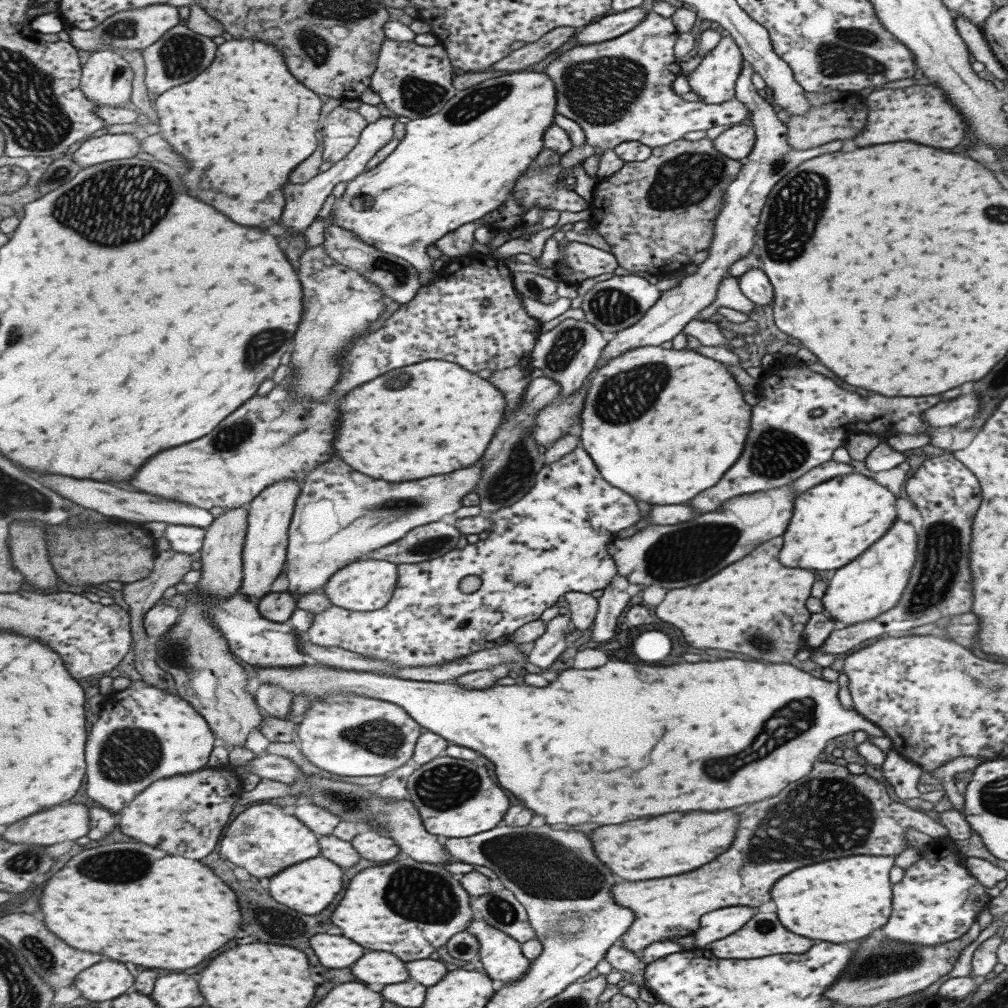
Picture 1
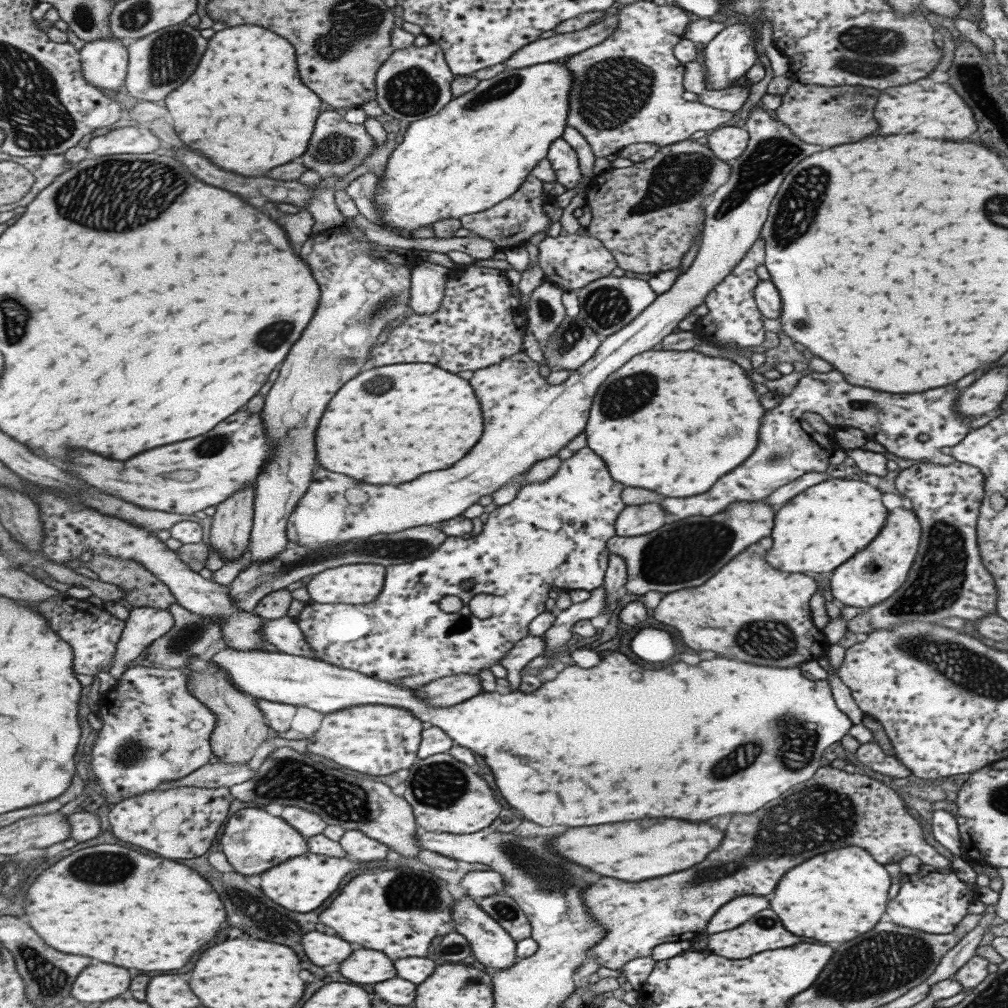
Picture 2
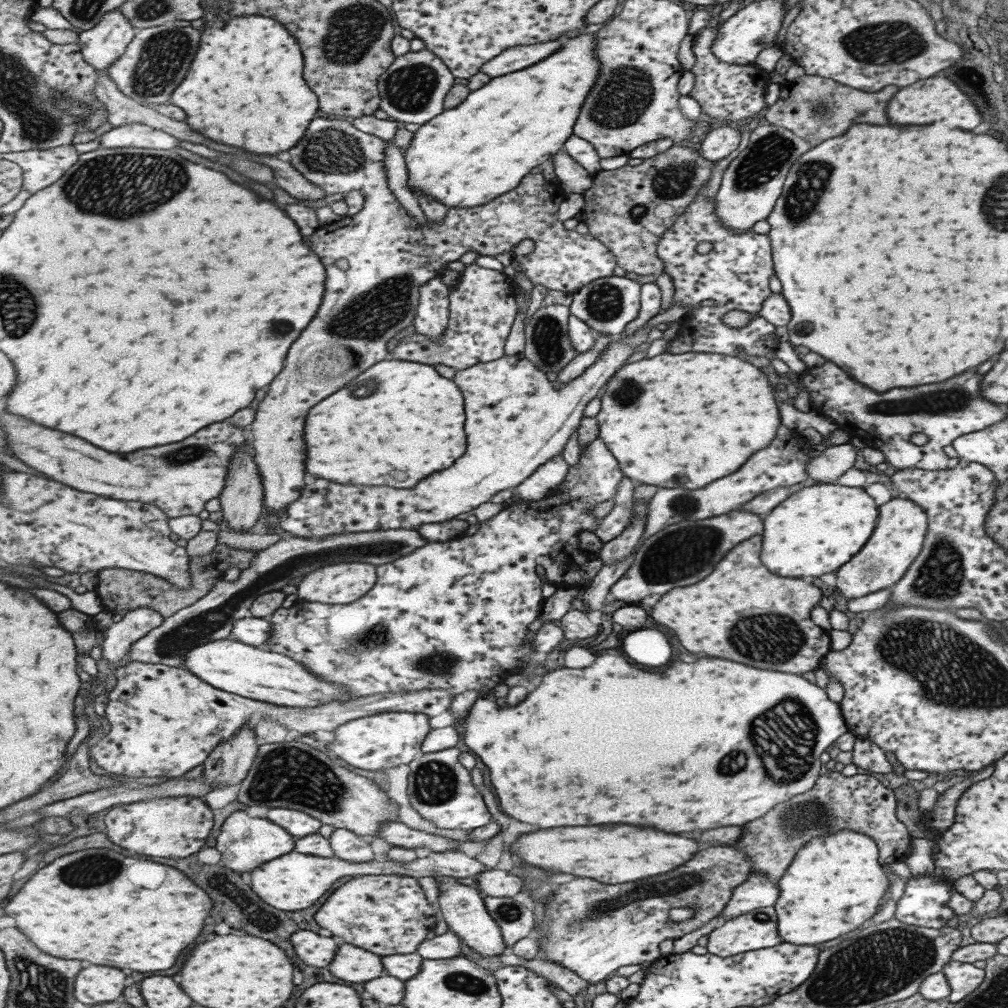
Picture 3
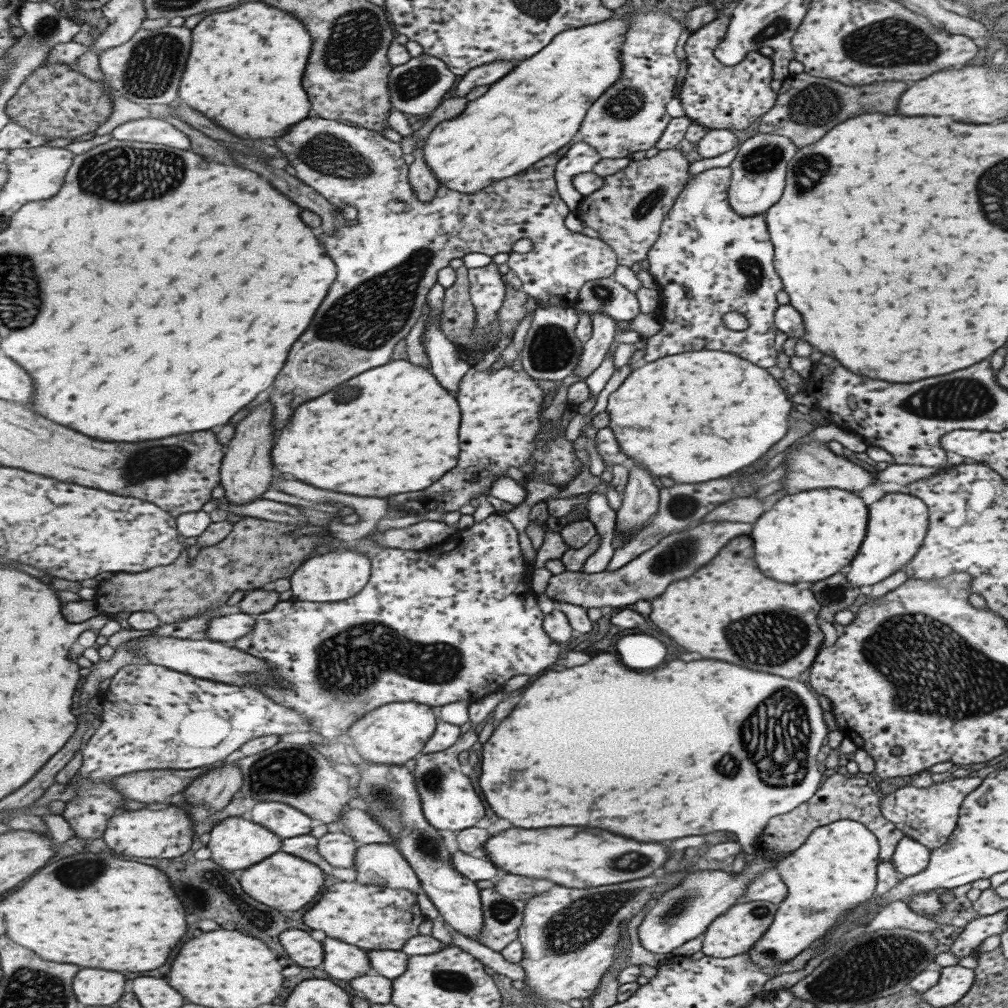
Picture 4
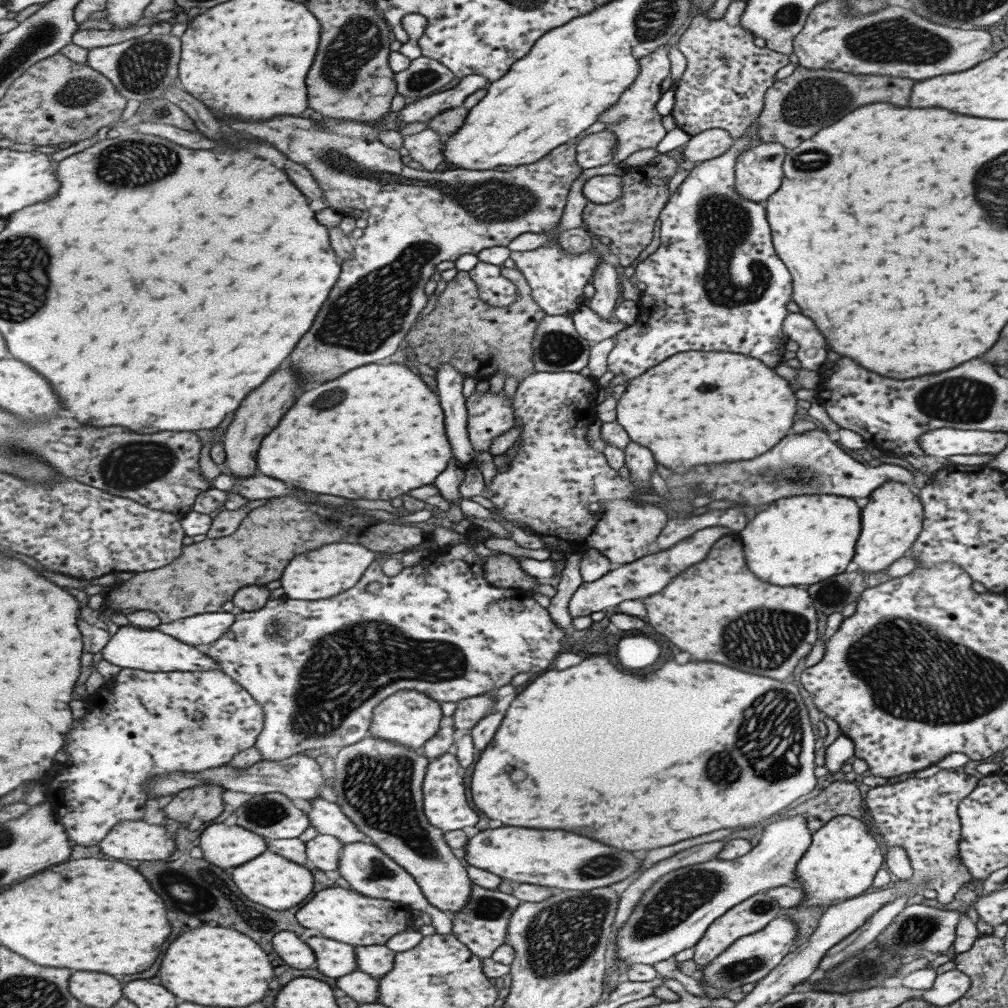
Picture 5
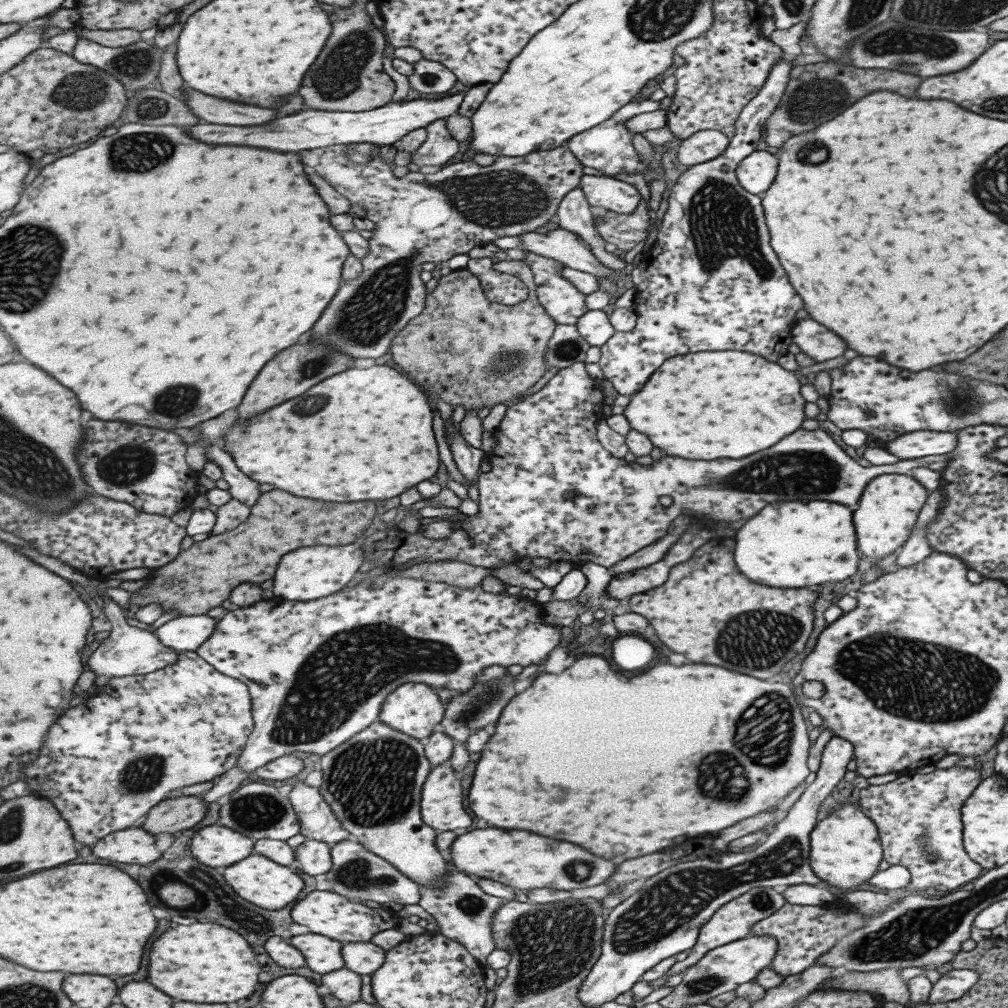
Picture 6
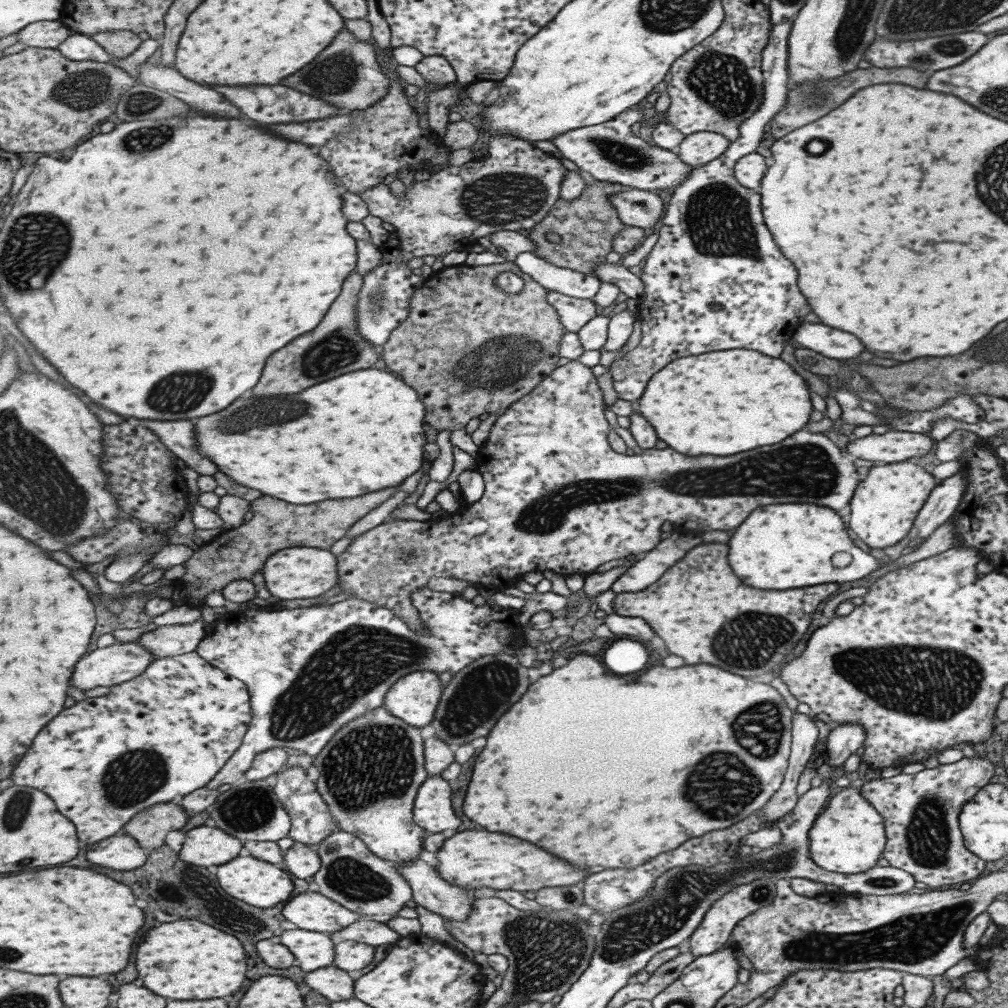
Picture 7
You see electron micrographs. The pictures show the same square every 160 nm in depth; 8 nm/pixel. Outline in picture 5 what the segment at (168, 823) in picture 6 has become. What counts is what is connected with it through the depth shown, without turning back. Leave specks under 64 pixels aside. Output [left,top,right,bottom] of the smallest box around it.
[163,783,225,825]

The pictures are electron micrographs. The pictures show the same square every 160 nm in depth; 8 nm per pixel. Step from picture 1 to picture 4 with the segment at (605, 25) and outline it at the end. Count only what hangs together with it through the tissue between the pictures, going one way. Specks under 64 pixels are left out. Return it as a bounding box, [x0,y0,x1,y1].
[450,60,519,96]

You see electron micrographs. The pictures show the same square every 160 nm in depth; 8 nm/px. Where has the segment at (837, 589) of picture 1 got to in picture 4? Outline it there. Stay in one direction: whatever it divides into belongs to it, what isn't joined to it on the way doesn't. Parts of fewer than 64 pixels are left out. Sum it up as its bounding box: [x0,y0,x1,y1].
[845,493,928,588]

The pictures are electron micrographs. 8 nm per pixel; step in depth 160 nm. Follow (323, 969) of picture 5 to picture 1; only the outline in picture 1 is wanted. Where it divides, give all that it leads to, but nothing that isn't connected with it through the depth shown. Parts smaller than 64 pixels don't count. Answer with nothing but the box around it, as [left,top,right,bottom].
[351,952,409,985]

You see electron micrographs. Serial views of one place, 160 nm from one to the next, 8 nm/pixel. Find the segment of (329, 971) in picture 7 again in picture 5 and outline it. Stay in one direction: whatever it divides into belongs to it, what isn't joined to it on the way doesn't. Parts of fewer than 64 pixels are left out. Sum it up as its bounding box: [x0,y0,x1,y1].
[336,970,381,1003]

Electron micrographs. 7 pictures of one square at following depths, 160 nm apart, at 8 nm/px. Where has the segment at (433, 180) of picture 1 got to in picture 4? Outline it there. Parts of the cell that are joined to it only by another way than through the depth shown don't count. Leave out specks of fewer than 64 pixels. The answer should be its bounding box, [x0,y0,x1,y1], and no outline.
[424,7,635,396]

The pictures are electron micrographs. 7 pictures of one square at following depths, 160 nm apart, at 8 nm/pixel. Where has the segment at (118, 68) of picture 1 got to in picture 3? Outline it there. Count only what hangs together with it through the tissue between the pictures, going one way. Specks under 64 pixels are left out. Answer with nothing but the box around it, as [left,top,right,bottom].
[78,8,136,70]

